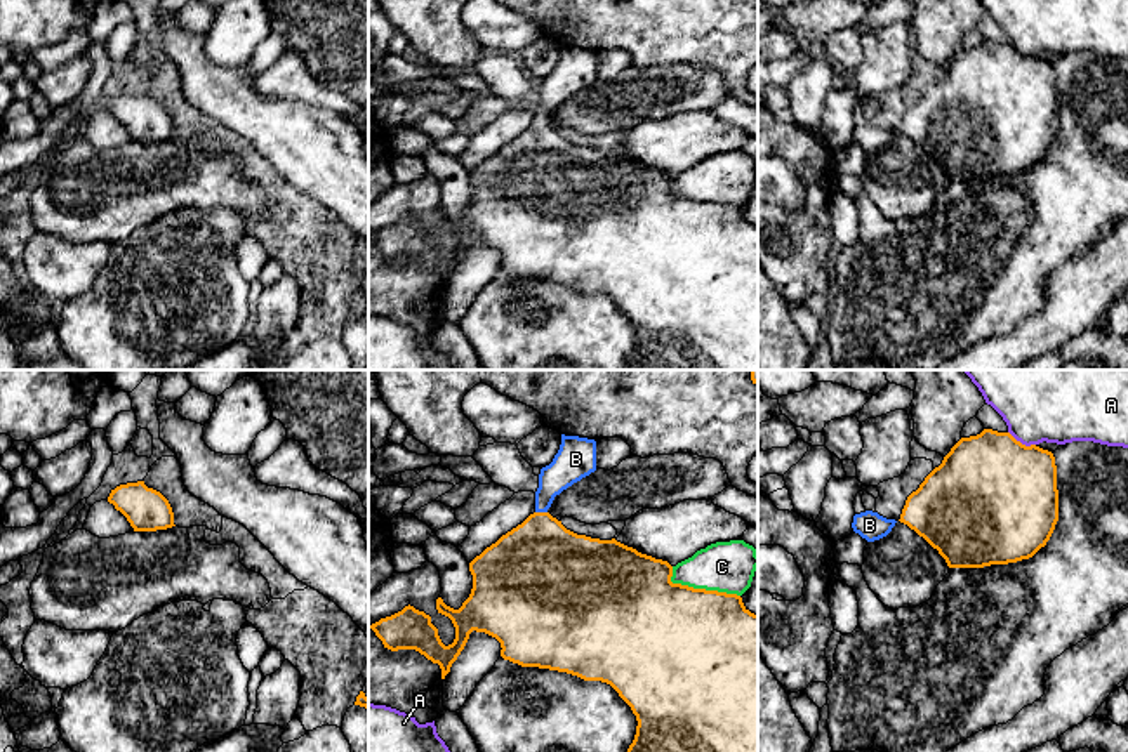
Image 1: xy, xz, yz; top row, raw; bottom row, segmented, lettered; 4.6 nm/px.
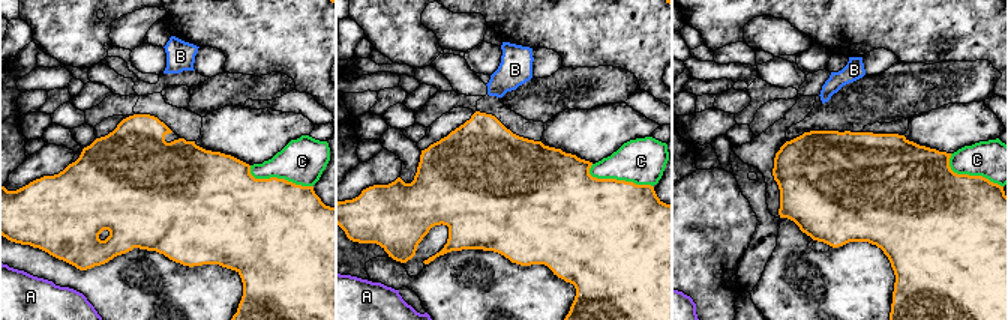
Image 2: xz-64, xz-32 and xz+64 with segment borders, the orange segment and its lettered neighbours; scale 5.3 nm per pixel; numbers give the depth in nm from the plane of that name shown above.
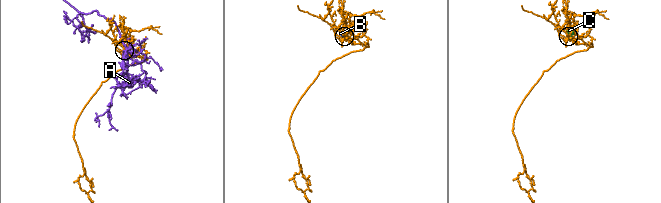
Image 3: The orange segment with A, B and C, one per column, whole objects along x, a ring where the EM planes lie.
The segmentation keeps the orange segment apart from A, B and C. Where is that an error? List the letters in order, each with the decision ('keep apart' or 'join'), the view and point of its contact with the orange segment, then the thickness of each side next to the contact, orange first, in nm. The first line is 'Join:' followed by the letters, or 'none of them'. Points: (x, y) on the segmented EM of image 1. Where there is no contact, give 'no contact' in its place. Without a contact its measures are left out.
Join: B
A: keep apart; meets orange in yz at (1021, 443); 500 nm thick on the orange side, 440 nm on the other
B: join; meets orange in xz at (541, 513); 440 nm thick on the orange side, 160 nm on the other
C: keep apart; meets orange in xz at (699, 589); 500 nm thick on the orange side, 240 nm on the other

